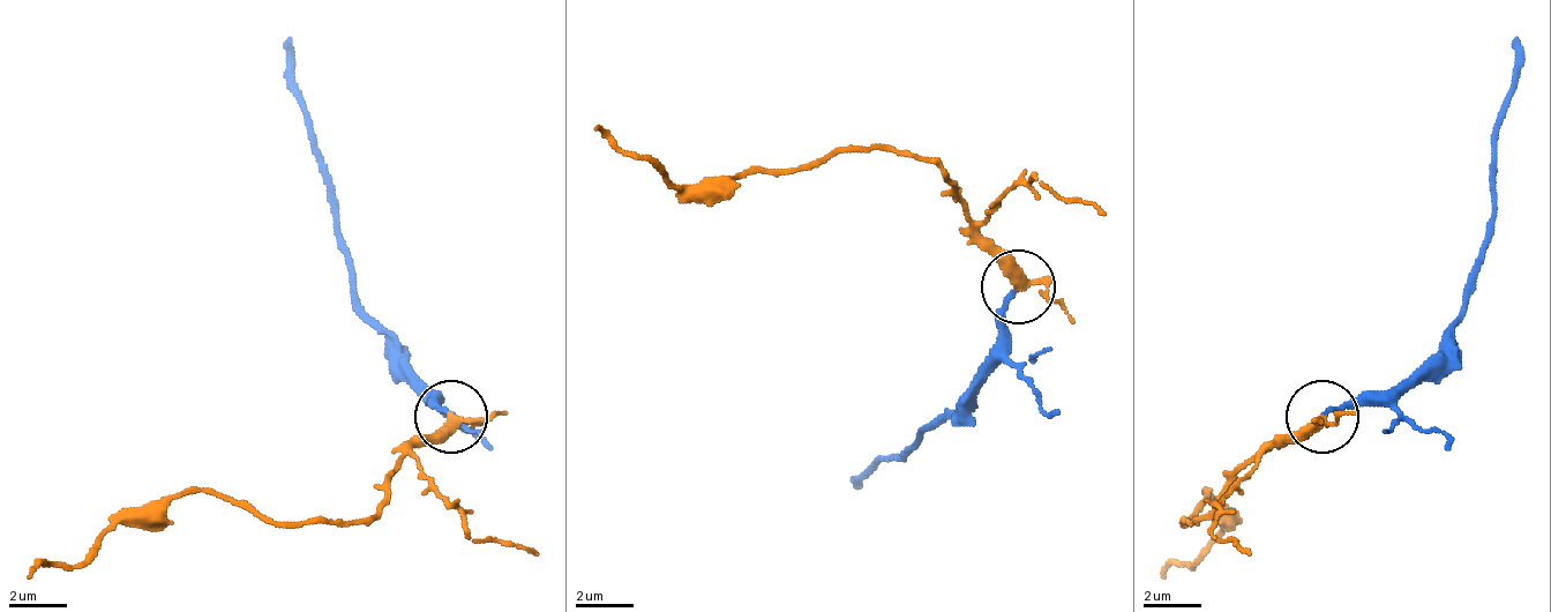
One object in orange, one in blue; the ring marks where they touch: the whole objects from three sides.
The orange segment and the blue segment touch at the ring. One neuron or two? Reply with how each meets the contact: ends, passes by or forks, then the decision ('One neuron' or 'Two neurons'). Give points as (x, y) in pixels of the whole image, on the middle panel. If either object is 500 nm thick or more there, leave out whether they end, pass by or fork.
At the ring orange passes by. At the ring blue ends. One neuron

